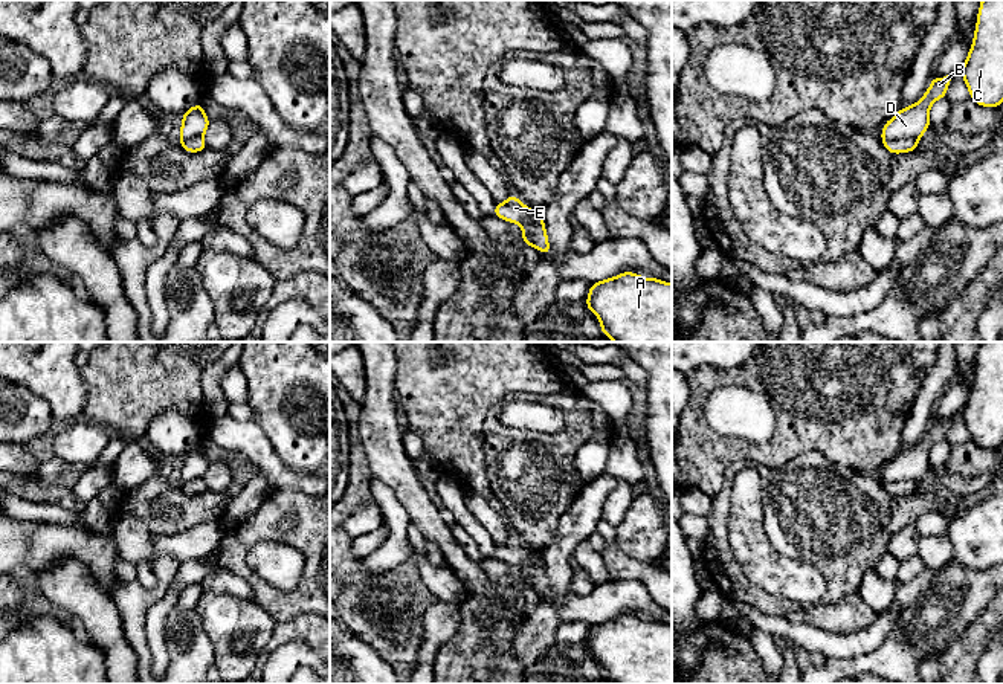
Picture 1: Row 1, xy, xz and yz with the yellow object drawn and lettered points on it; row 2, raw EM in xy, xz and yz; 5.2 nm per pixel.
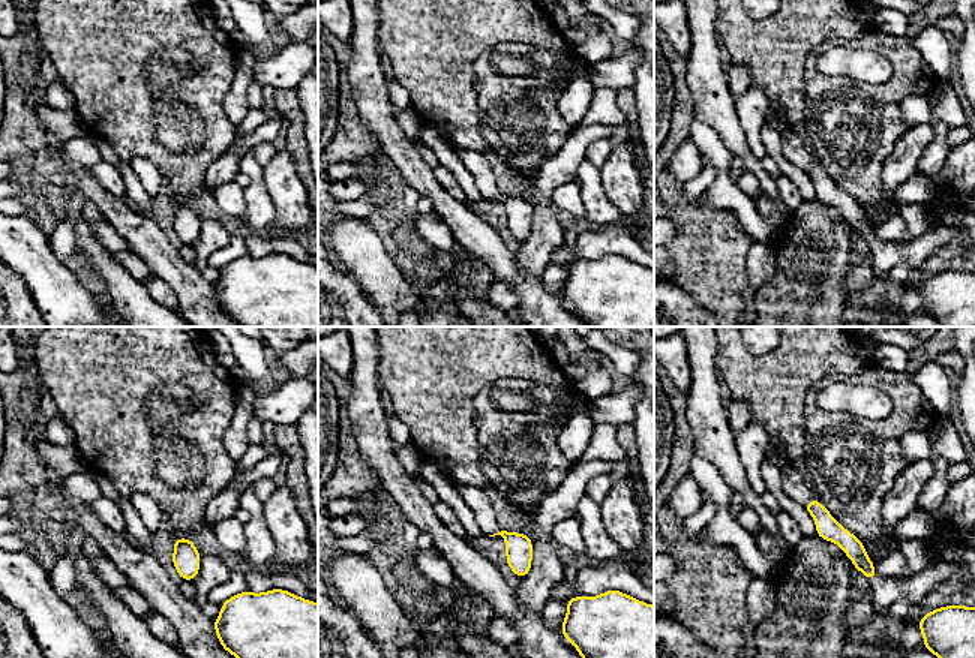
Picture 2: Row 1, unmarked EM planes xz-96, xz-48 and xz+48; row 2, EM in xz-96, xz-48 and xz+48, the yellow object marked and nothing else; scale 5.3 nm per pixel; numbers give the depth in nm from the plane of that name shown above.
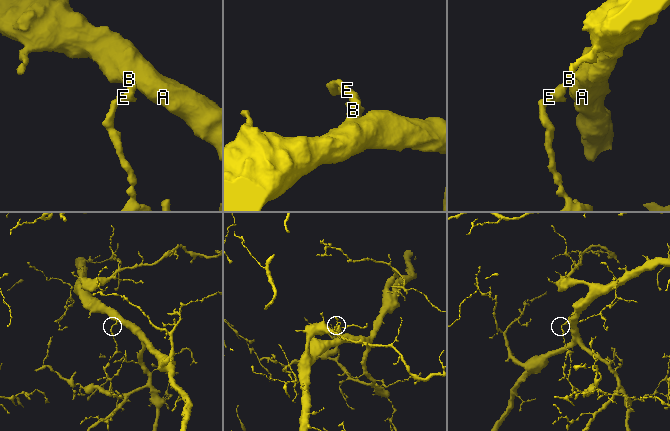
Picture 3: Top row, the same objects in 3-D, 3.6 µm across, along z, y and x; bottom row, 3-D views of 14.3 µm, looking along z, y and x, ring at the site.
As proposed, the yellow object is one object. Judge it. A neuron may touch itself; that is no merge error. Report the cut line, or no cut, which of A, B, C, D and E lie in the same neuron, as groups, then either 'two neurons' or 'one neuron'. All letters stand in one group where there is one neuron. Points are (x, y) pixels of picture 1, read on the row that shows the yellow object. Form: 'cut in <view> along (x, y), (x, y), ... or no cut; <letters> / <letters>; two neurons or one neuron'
cut in yz along (918, 138), (883, 141); A B C D / E; two neurons

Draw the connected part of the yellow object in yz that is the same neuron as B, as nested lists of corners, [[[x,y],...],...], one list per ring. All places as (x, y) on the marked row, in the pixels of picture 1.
[[[956,72],[943,78],[933,76],[930,87],[918,102],[902,107],[882,125],[881,140],[921,139],[931,125],[931,105],[937,99],[947,98],[947,90],[954,73]]]

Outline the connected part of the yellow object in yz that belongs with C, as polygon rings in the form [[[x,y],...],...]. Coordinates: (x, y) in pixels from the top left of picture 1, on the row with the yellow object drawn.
[[[982,0],[974,40],[959,72],[976,104],[997,108],[1003,102],[1003,0]]]

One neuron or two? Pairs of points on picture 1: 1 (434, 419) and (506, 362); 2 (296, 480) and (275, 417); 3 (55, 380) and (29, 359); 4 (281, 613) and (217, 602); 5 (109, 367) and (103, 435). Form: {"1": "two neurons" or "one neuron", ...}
{"1": "one neuron", "2": "two neurons", "3": "one neuron", "4": "two neurons", "5": "two neurons"}

